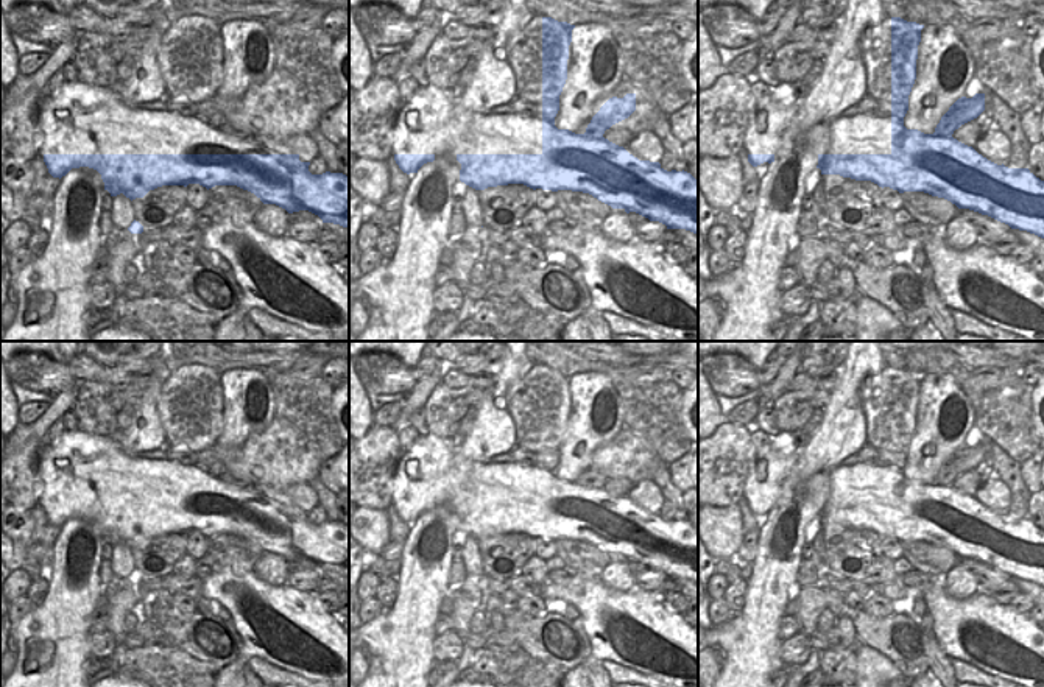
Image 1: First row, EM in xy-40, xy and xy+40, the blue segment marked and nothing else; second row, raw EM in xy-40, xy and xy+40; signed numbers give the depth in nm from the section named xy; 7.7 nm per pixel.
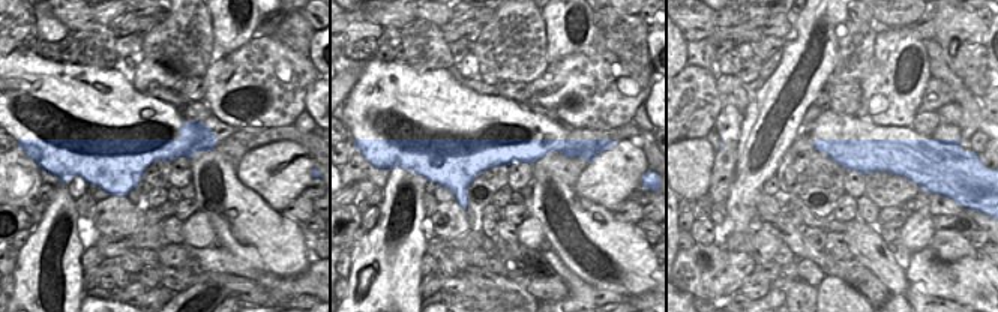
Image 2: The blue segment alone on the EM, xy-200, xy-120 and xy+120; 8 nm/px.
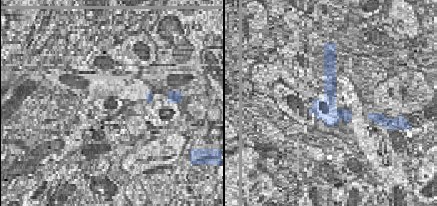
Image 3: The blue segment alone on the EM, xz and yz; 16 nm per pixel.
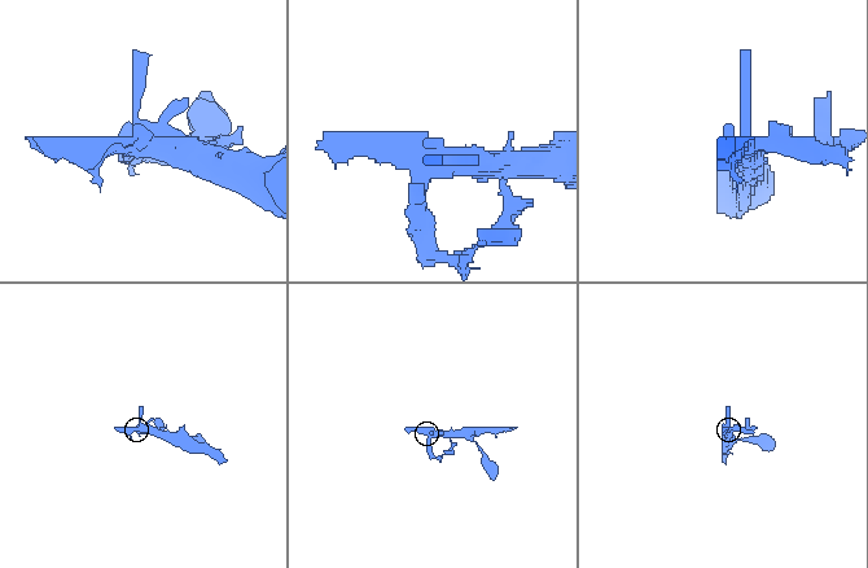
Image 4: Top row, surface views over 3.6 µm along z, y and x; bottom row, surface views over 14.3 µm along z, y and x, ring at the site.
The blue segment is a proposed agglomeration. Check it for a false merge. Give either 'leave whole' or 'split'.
leave whole

